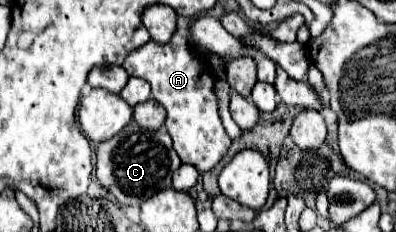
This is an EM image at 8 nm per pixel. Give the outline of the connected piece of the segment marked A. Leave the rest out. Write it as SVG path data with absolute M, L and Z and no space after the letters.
M178 27L170 43L160 45L148 41L146 45L134 49L126 61L124 69L128 75L142 77L150 83L152 97L166 109L166 129L174 141L174 149L180 155L182 163L194 165L200 173L210 171L232 145L232 139L226 135L220 113L218 97L212 97L212 67L206 59L188 45L184 27Z

